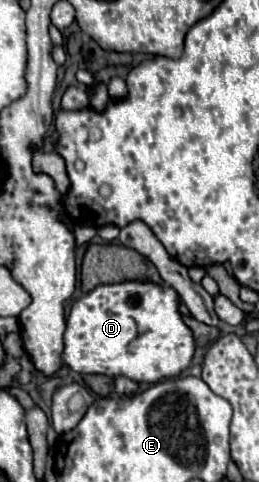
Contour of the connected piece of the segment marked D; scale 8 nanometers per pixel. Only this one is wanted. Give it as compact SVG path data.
M127 280L119 284L101 284L79 298L69 312L64 332L63 360L79 374L105 374L109 378L127 376L135 382L155 384L163 378L181 374L195 354L195 338L179 312L179 294L155 282Z

